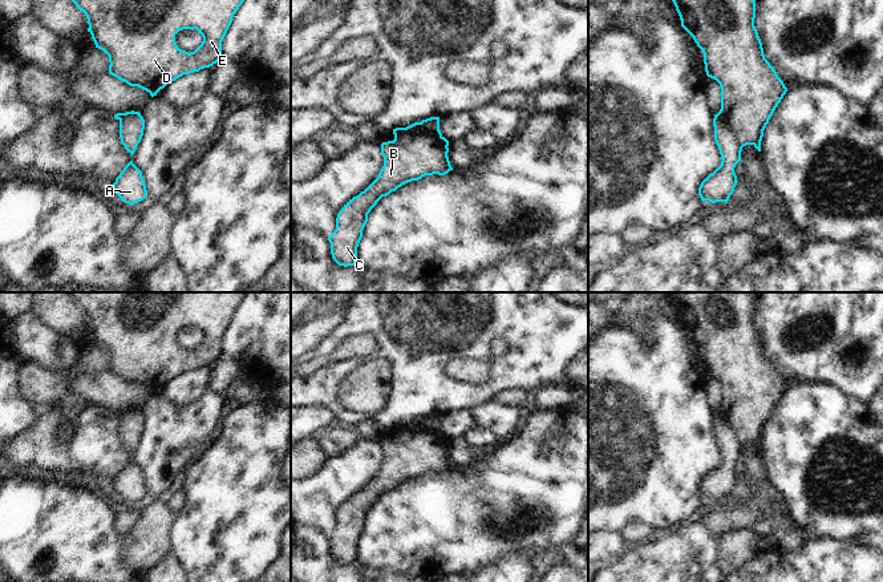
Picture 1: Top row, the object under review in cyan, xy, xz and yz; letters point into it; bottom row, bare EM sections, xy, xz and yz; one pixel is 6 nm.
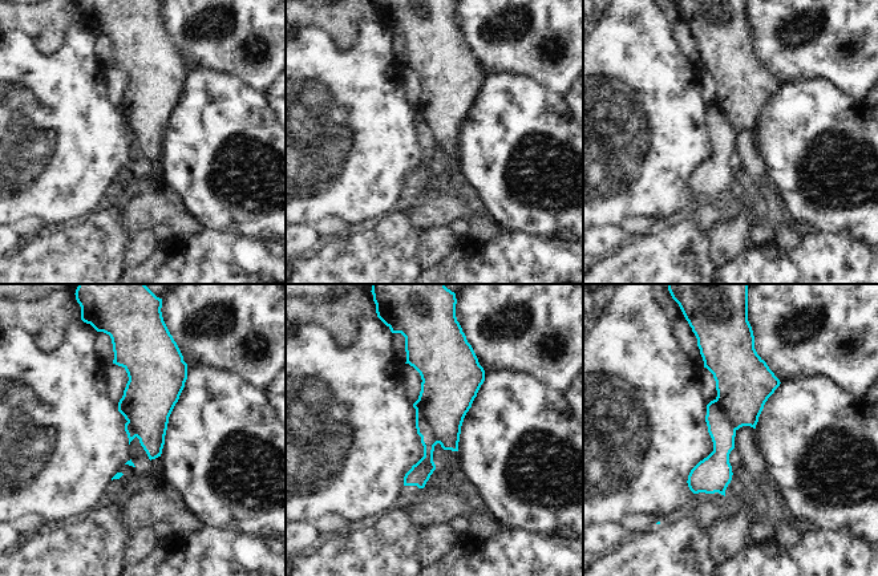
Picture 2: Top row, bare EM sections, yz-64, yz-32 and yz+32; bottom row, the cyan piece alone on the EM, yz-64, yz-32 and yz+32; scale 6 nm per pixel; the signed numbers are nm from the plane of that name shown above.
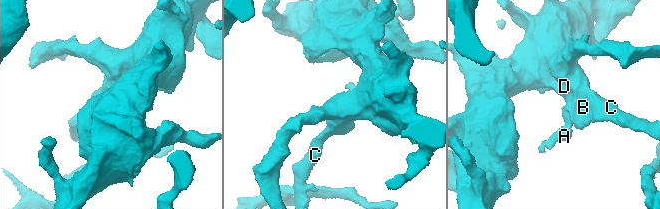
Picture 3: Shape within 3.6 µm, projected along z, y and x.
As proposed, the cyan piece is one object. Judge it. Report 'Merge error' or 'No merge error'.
Merge error

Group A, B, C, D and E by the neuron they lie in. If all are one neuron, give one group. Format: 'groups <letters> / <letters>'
groups A / B C D E

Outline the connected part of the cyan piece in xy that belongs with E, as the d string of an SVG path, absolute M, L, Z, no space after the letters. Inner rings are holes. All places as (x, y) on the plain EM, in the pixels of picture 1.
M66 292L76 304L82 308L88 316L88 330L96 341L96 345L104 348L109 353L109 372L126 380L130 384L138 384L150 391L151 395L163 387L167 381L175 379L183 372L199 369L201 367L210 365L222 356L222 339L232 320L232 315L243 302L247 292ZM183 327L197 327L202 335L202 341L194 349L186 349L178 345L175 340L175 332Z

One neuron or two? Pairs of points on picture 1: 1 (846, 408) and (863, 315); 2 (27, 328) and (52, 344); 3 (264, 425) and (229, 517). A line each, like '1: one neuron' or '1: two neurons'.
1: two neurons
2: one neuron
3: one neuron

